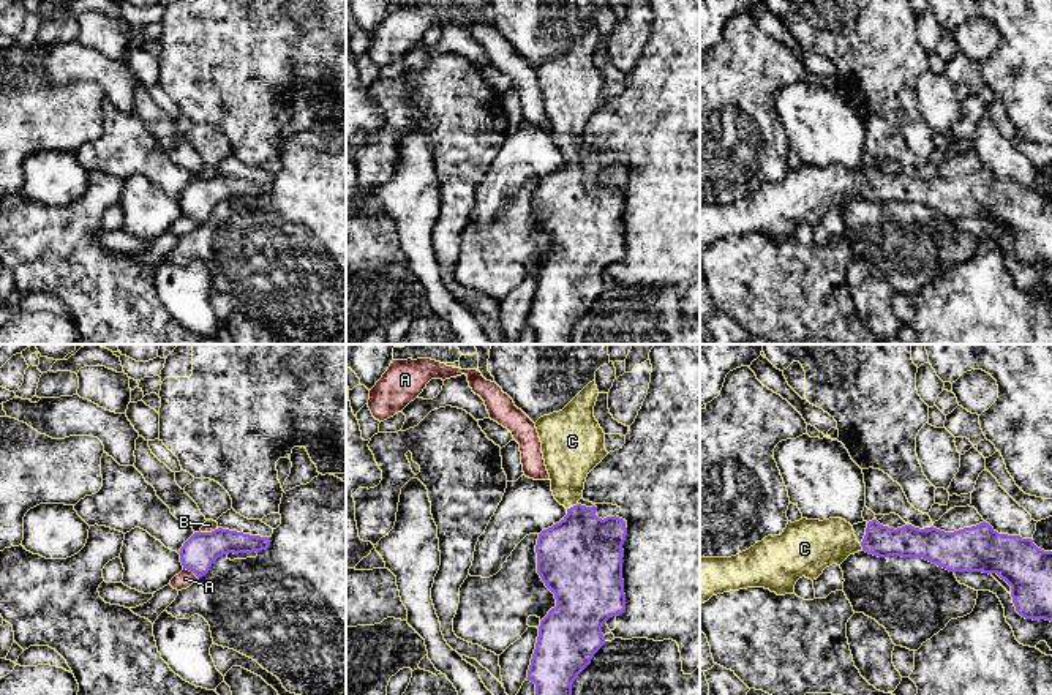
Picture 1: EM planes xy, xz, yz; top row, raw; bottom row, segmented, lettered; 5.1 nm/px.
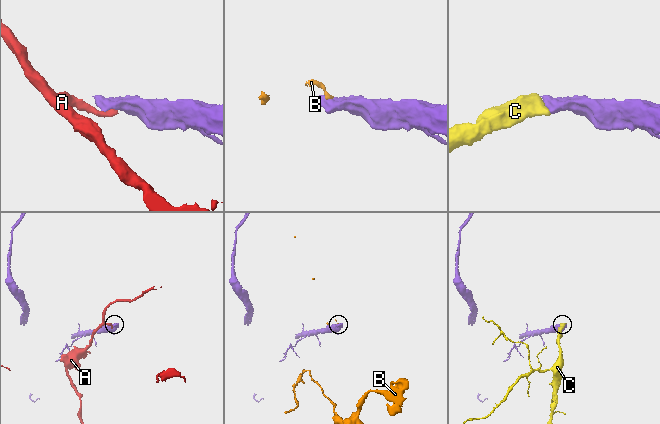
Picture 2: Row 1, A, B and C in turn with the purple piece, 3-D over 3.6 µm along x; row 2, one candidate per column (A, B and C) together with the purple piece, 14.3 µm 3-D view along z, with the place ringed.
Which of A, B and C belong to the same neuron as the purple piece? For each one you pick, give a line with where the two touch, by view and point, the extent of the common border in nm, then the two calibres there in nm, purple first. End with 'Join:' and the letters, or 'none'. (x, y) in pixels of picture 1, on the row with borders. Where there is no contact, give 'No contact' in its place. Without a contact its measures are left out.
C: Touches purple at xz (574, 506). Shared border 70 nm. Thickness 400 nm (purple) against 260 nm
Join: C

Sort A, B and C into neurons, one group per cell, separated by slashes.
A / B / C

